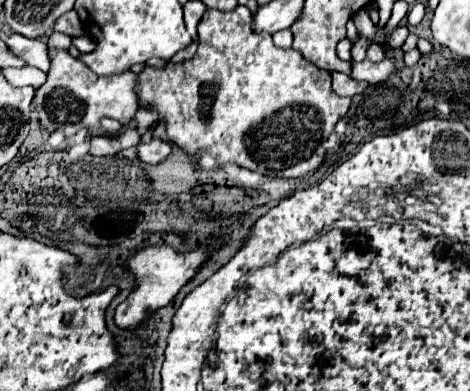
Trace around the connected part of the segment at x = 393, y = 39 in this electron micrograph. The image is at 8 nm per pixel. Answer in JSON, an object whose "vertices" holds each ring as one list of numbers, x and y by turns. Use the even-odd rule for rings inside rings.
{"vertices":[[396,27,388,37,380,37,380,35,376,35,376,39,374,41,380,41,380,43,384,43,384,45,388,45,388,47,402,47,402,43,406,41,406,37,408,37,408,27]]}

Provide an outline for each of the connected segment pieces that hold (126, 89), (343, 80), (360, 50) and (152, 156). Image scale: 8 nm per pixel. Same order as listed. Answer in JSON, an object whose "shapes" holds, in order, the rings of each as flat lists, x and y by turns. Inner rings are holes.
{"shapes":[[[50,49,50,69,48,79,42,87,36,89,34,97,34,113,42,129,48,133,64,131,72,135,76,129,92,129,100,127,102,119,116,119,122,125,130,125,134,113,138,111,138,75,132,71,122,73,120,77,98,77,88,69,88,65,76,57,72,57,64,49]],[[334,71,334,73,332,73,332,87,334,87,334,91,336,91,338,95,348,95,348,97,352,97,352,95,356,95,356,93,362,93,362,91,368,87,368,83,358,83,356,79,346,77,346,75,340,73,340,71]],[[358,35,358,39,352,45,352,59,354,61,364,61,366,59,366,49,368,49,368,39]],[[146,135,140,145,138,145,138,157,144,161,144,163,150,163,150,165,158,165,160,161,164,161,168,155,172,153,172,147,170,143,162,141,162,139,156,139,152,135]]]}

